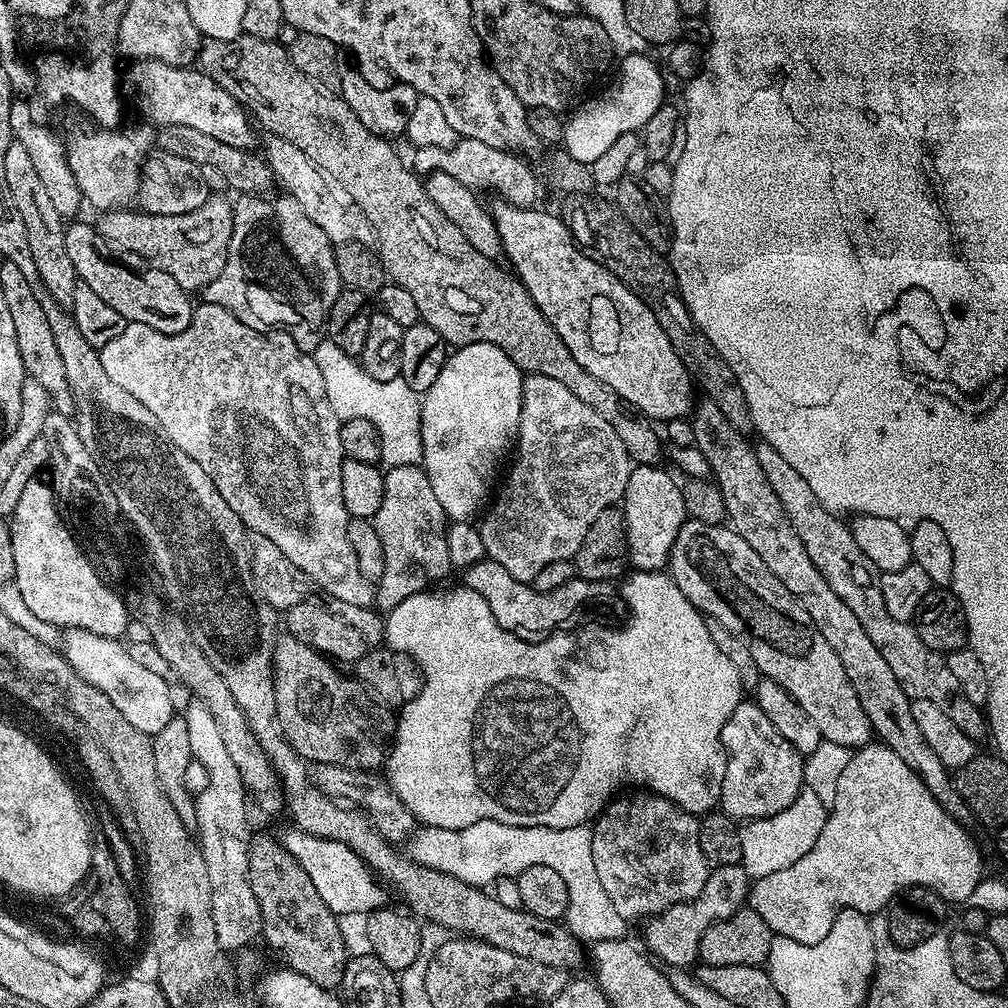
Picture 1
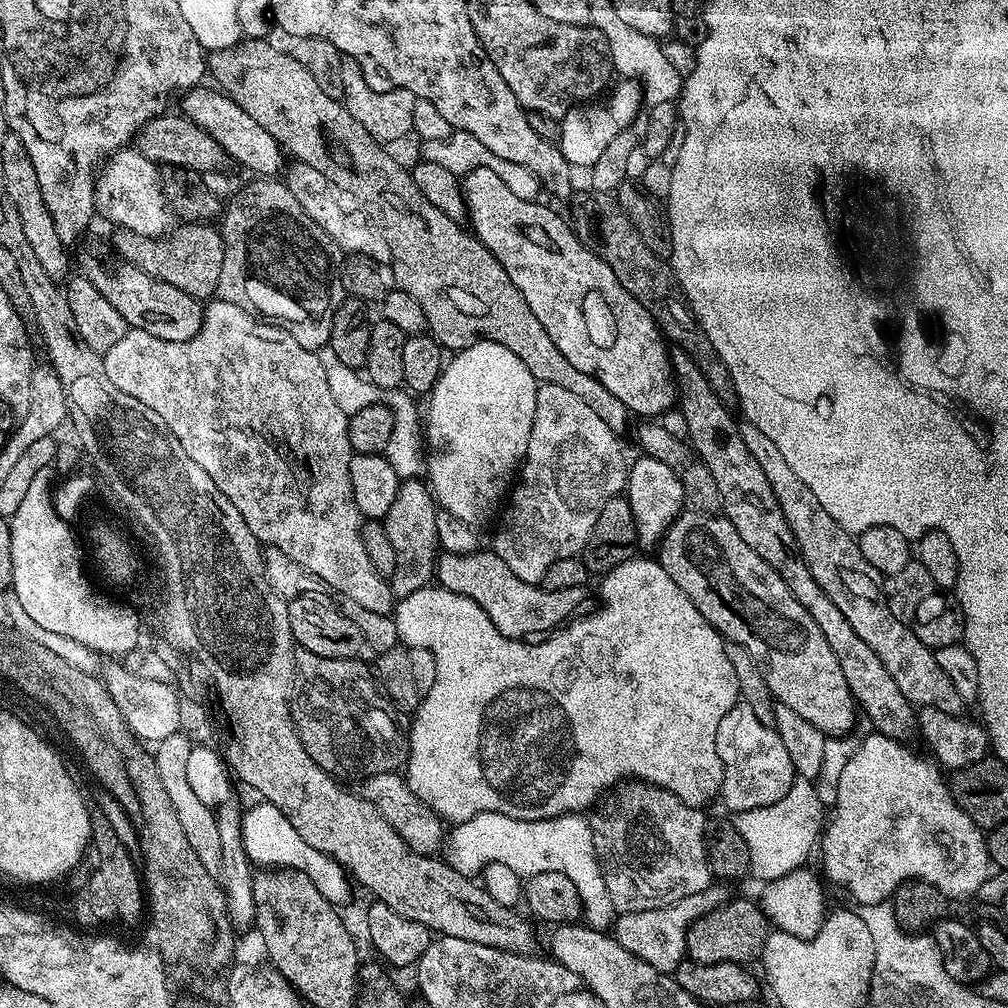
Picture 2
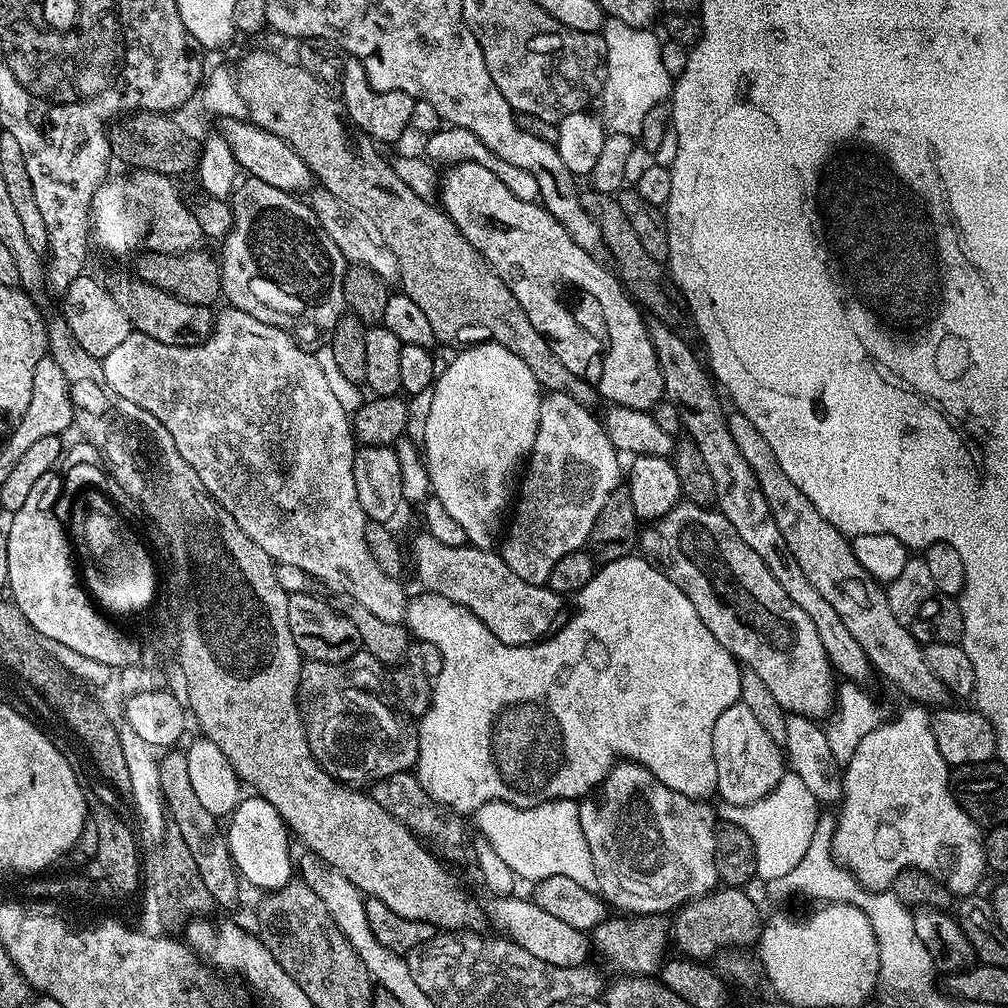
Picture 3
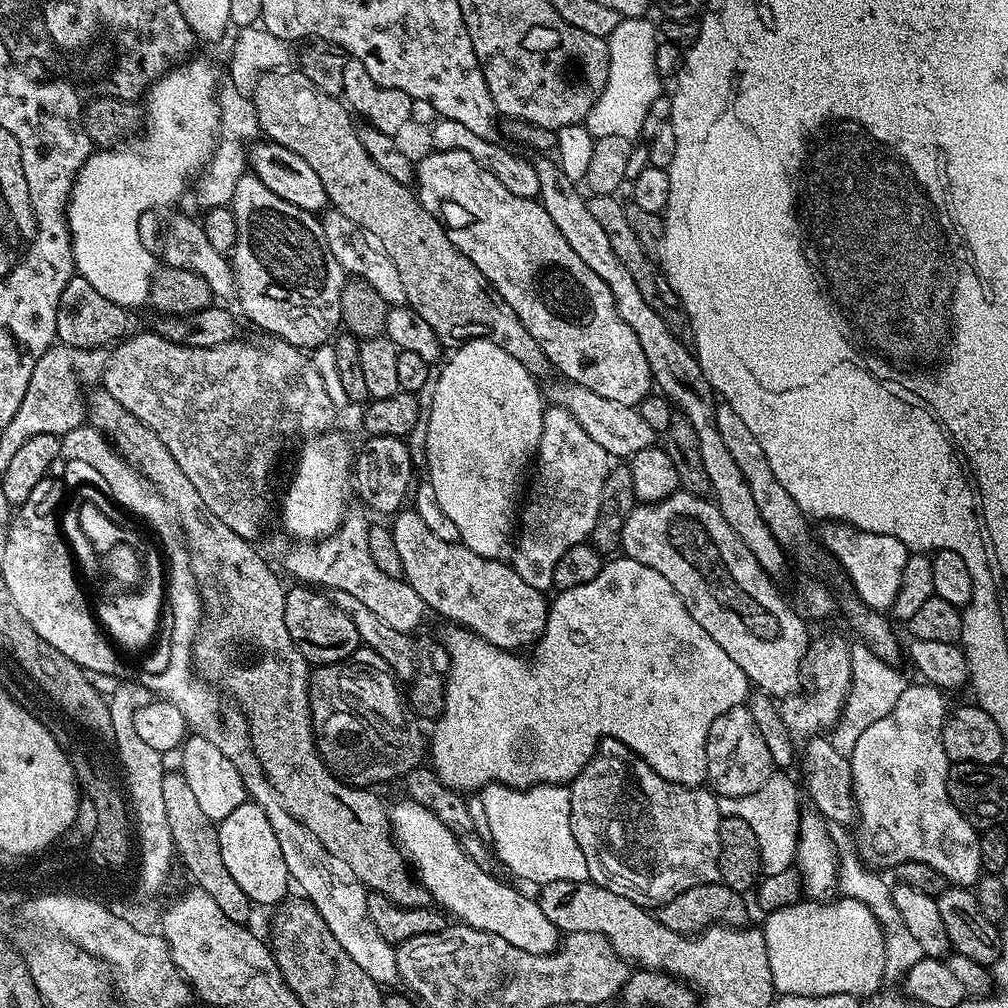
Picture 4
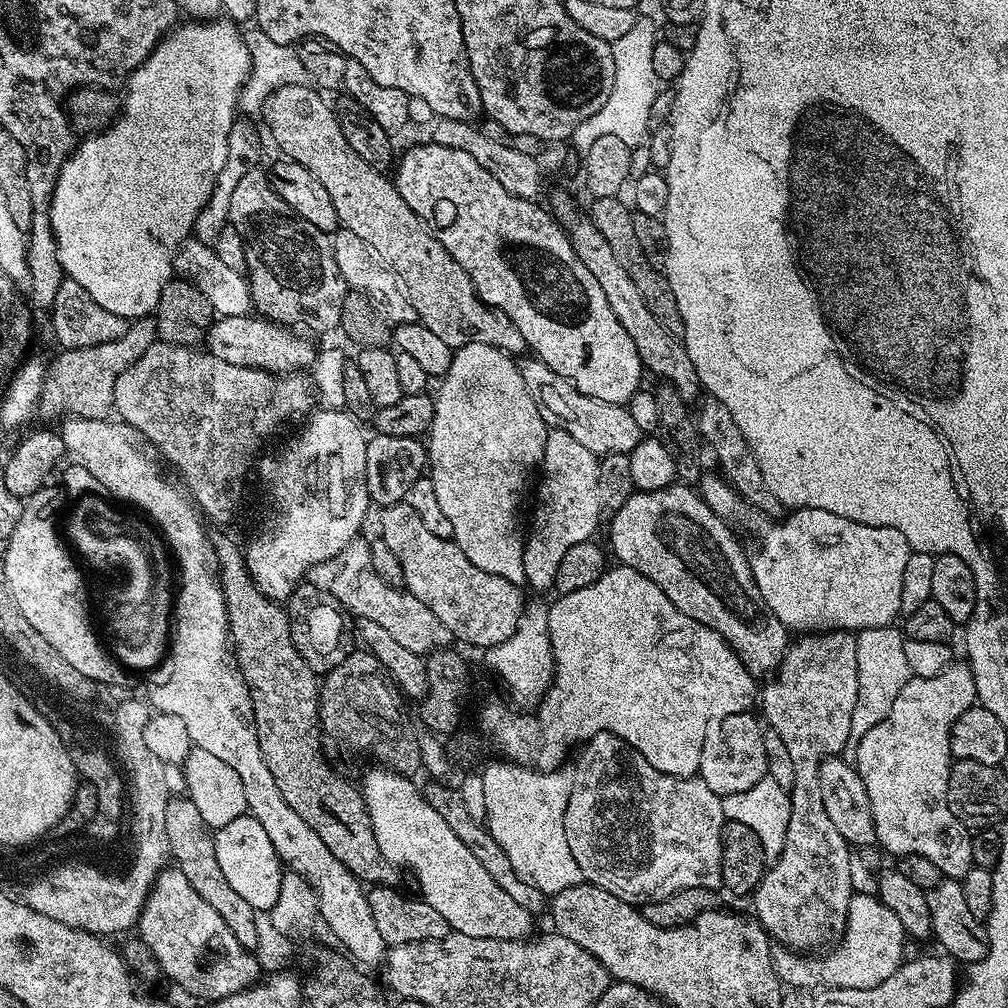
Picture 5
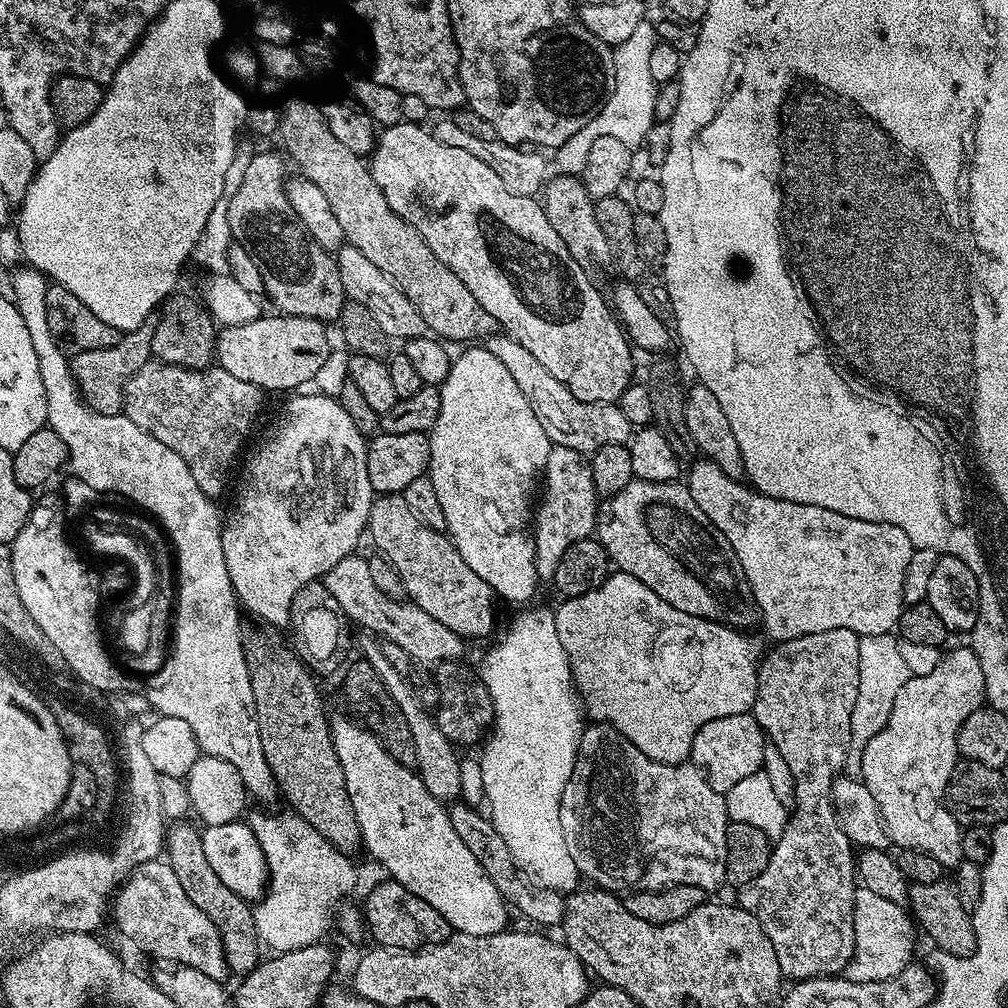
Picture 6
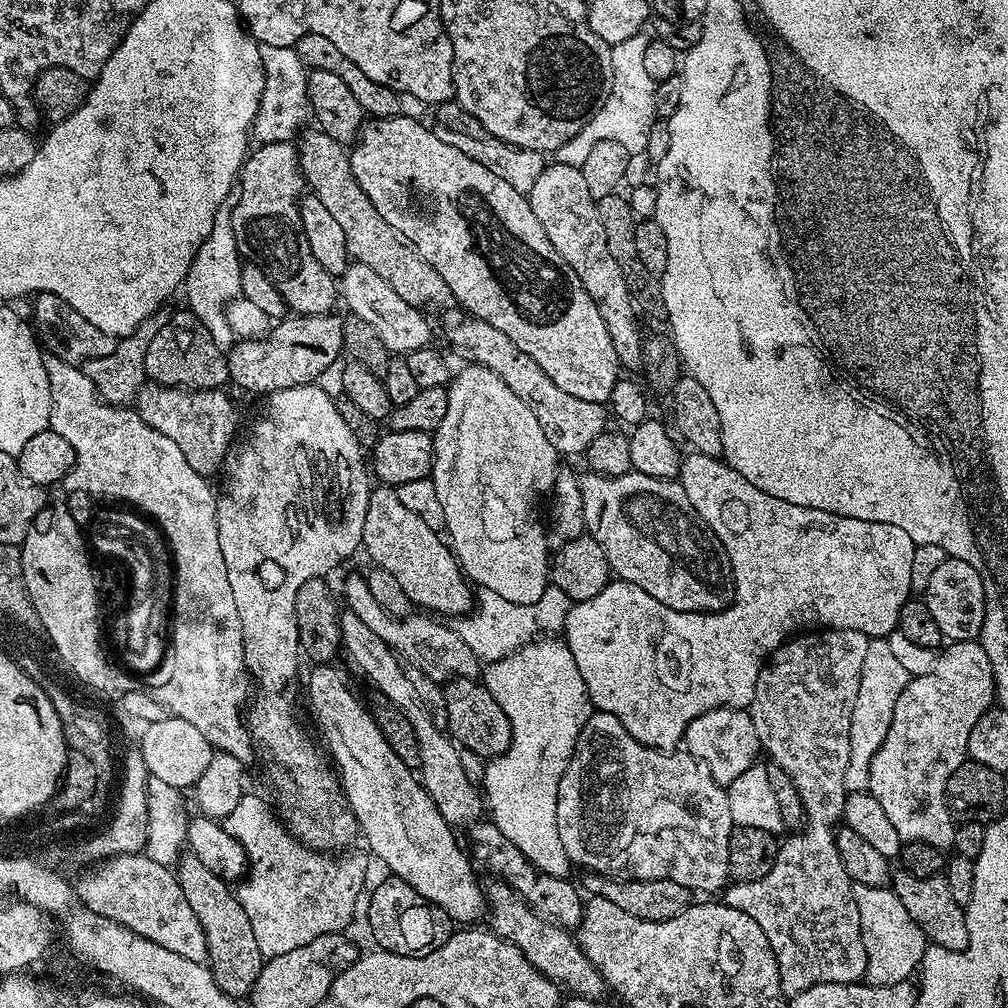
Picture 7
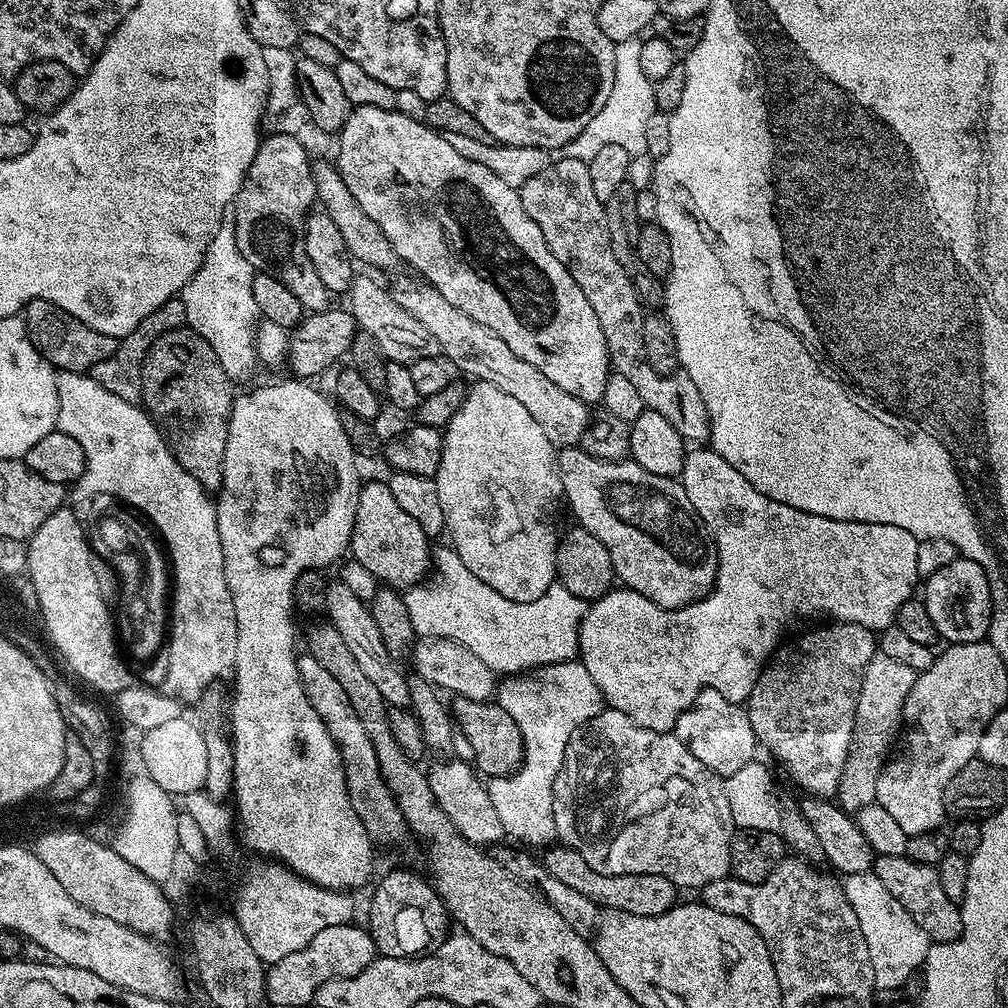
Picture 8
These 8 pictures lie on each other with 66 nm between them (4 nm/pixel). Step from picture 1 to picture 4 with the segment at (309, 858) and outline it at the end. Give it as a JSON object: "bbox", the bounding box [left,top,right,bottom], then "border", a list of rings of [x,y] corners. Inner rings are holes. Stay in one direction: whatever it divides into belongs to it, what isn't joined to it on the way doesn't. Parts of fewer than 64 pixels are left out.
{"bbox":[216,802,290,906],"border":[[[245,802],[238,806],[238,810],[226,814],[226,818],[219,821],[216,833],[222,862],[230,872],[230,878],[238,882],[242,894],[246,894],[256,906],[279,905],[285,899],[284,887],[289,887],[290,877],[282,862],[282,850],[278,850],[274,830],[270,830],[270,822],[266,822],[266,814],[262,814],[258,805]]]}

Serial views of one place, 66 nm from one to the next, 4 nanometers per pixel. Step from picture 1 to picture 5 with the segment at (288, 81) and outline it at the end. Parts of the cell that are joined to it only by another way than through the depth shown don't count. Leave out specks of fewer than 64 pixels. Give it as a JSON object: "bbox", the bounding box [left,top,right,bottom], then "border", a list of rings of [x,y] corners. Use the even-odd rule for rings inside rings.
{"bbox":[262,85,525,354],"border":[[[286,85],[270,93],[262,120],[272,131],[273,142],[288,155],[285,157],[289,161],[306,166],[306,170],[330,190],[330,202],[334,202],[334,210],[338,210],[341,225],[370,242],[377,256],[404,285],[417,321],[434,330],[446,346],[455,350],[467,343],[489,344],[509,354],[525,351],[518,326],[510,322],[506,313],[484,303],[466,270],[450,258],[446,246],[438,242],[429,225],[406,206],[395,183],[389,177],[387,180],[379,167],[368,165],[350,148],[333,105],[328,105],[323,98],[309,85]]]}

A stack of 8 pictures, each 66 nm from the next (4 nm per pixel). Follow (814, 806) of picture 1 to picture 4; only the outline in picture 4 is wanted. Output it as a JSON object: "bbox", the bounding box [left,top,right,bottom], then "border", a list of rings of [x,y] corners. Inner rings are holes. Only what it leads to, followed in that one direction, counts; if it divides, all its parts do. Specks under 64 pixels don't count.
{"bbox":[718,774,802,875],"border":[[[773,774],[765,784],[758,786],[758,790],[754,790],[754,794],[738,798],[721,796],[718,799],[721,817],[742,818],[742,822],[746,822],[750,830],[754,830],[754,838],[758,838],[760,866],[767,875],[787,872],[796,863],[796,841],[802,811],[800,794],[802,798],[801,789],[796,789],[795,782],[788,777],[788,774]]]}

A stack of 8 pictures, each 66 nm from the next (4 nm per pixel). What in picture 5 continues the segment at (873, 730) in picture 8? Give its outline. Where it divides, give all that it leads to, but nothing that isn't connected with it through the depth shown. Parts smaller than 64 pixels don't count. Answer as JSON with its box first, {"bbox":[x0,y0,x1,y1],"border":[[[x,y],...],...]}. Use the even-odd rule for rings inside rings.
{"bbox":[841,624,912,764],"border":[[[891,624],[886,627],[863,628],[857,631],[855,637],[858,695],[850,722],[850,736],[848,736],[846,746],[841,752],[841,757],[851,764],[855,763],[861,738],[865,736],[867,730],[873,729],[890,714],[890,709],[894,706],[899,691],[912,677],[906,657],[906,637],[899,627]]]}

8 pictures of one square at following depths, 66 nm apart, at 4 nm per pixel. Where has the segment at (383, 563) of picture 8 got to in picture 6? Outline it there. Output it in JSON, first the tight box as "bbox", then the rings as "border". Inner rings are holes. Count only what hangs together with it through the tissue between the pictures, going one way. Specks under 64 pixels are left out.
{"bbox":[366,494,496,639],"border":[[[380,494],[373,499],[366,532],[369,537],[372,535],[372,544],[376,547],[373,549],[379,555],[386,557],[394,566],[394,570],[398,570],[407,599],[411,603],[426,610],[430,618],[438,618],[442,626],[454,630],[463,639],[484,638],[491,632],[496,618],[494,608],[496,593],[493,588],[464,563],[461,554],[444,532],[430,530],[430,526],[423,524],[410,511],[410,506],[406,506],[406,498],[402,494]]]}

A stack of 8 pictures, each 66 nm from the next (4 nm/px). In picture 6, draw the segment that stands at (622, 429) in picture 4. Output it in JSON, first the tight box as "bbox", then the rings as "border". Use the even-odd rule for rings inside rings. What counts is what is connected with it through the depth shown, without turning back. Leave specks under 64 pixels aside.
{"bbox":[486,334,634,454],"border":[[[493,334],[487,337],[486,347],[490,350],[490,354],[494,354],[494,358],[498,358],[498,362],[502,362],[502,366],[506,366],[506,370],[510,370],[510,376],[514,378],[514,382],[518,382],[518,390],[526,394],[526,402],[530,402],[538,422],[542,422],[542,430],[546,430],[553,445],[561,444],[567,448],[591,454],[597,448],[607,444],[628,444],[631,441],[634,429],[630,422],[626,422],[626,414],[622,414],[619,403],[599,404],[598,402],[582,402],[574,398],[574,394],[570,394],[570,390],[562,386],[562,382],[558,382],[558,378],[554,378],[554,374],[550,374],[546,366],[542,366],[542,362],[538,362],[538,358],[534,358],[534,354],[530,354],[530,350],[526,350],[526,346],[522,346],[522,342],[518,342],[513,336]]]}

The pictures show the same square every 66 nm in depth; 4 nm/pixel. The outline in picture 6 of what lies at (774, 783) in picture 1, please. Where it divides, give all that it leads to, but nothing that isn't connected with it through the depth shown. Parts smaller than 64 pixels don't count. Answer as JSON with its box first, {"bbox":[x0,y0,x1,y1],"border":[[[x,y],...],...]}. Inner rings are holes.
{"bbox":[691,712,766,792],"border":[[[751,712],[730,714],[726,718],[708,720],[692,743],[691,763],[703,772],[715,792],[728,792],[730,786],[750,778],[750,774],[761,771],[764,766],[766,737]]]}

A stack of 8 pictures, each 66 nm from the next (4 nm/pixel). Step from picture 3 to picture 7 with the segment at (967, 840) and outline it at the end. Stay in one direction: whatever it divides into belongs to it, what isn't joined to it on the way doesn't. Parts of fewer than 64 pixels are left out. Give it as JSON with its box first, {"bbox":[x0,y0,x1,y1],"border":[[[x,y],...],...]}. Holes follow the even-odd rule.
{"bbox":[867,639,993,850],"border":[[[979,639],[949,643],[937,655],[934,670],[930,670],[930,674],[911,677],[905,689],[898,694],[885,741],[869,764],[867,791],[878,800],[902,841],[921,840],[941,850],[952,848],[957,821],[944,798],[944,786],[950,774],[954,774],[954,770],[968,759],[970,730],[974,730],[978,718],[982,718],[993,704],[992,667]]]}

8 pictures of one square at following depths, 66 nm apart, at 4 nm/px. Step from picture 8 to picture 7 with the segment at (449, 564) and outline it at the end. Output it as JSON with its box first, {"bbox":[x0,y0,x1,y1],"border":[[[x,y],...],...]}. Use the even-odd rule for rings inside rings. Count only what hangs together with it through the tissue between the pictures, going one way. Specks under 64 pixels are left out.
{"bbox":[454,586,570,662],"border":[[[551,586],[533,604],[506,602],[506,598],[494,594],[494,590],[480,588],[474,596],[474,607],[467,615],[460,616],[454,627],[462,642],[474,650],[481,662],[491,662],[514,654],[545,634],[559,633],[563,629],[569,607],[570,601],[566,594]]]}

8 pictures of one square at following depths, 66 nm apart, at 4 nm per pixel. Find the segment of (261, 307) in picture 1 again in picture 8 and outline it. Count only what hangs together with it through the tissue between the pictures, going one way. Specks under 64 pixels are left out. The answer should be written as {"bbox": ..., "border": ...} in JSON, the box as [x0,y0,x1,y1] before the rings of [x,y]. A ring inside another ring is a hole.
{"bbox":[234,133,330,314],"border":[[[274,133],[272,135],[265,135],[260,141],[254,162],[244,173],[244,185],[240,188],[240,193],[236,196],[234,201],[234,219],[236,222],[236,241],[238,242],[238,250],[242,250],[242,258],[246,258],[246,262],[250,262],[250,266],[256,272],[265,272],[274,278],[278,278],[278,282],[282,282],[282,286],[286,286],[286,290],[290,294],[294,294],[294,298],[298,298],[298,302],[303,306],[305,313],[311,314],[313,312],[324,312],[330,307],[330,294],[326,290],[326,286],[322,286],[322,278],[318,278],[318,274],[314,270],[314,262],[310,262],[310,258],[306,258],[306,250],[304,249],[304,221],[310,215],[308,207],[311,204],[317,203],[316,187],[314,186],[314,174],[312,173],[313,161],[308,160],[308,152],[304,149],[304,144],[299,135],[292,135],[290,133]]]}

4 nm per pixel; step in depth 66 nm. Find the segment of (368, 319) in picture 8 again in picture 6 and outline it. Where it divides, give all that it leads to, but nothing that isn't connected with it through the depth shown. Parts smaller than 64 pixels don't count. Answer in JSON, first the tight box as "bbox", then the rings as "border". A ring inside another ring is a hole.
{"bbox":[334,242,426,342],"border":[[[345,242],[340,245],[334,259],[338,266],[338,274],[342,278],[342,290],[345,297],[353,304],[366,306],[366,310],[370,310],[370,314],[378,318],[378,326],[382,326],[382,330],[389,338],[403,342],[415,336],[425,335],[426,329],[422,322],[422,314],[414,310],[410,298],[406,298],[399,286],[381,268],[374,266],[374,262],[370,262],[370,258],[362,254],[362,250]]]}

